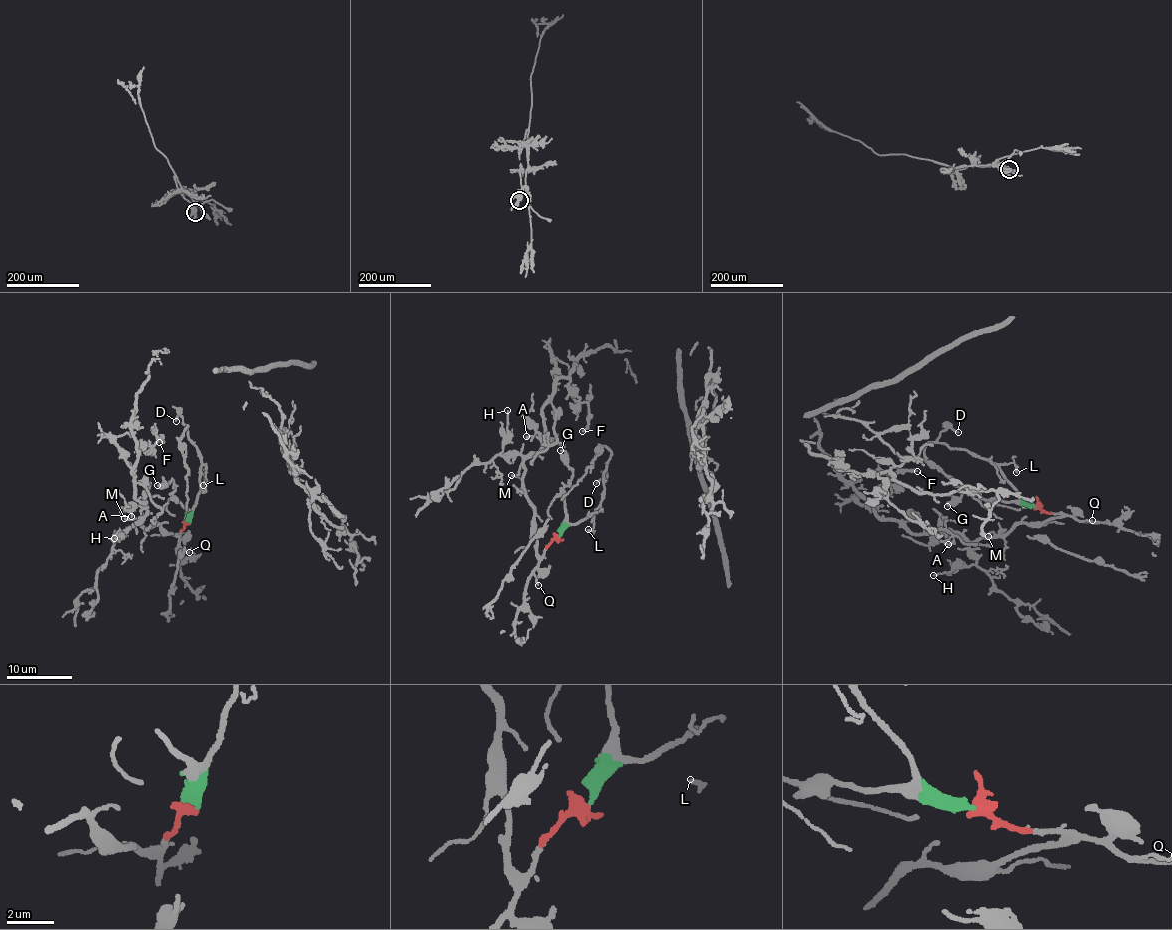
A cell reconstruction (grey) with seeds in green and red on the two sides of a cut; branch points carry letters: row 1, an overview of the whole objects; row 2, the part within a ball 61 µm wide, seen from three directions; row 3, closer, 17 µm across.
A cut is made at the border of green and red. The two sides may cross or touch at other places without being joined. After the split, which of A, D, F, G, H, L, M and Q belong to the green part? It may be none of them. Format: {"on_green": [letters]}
{"on_green": ["D", "G", "L"]}

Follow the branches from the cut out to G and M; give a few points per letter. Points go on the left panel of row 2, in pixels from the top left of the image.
G: (190, 521), (186, 510), (173, 497), (173, 480), (157, 486)
M: (188, 522), (175, 534), (157, 523), (148, 527), (137, 518), (124, 518)

